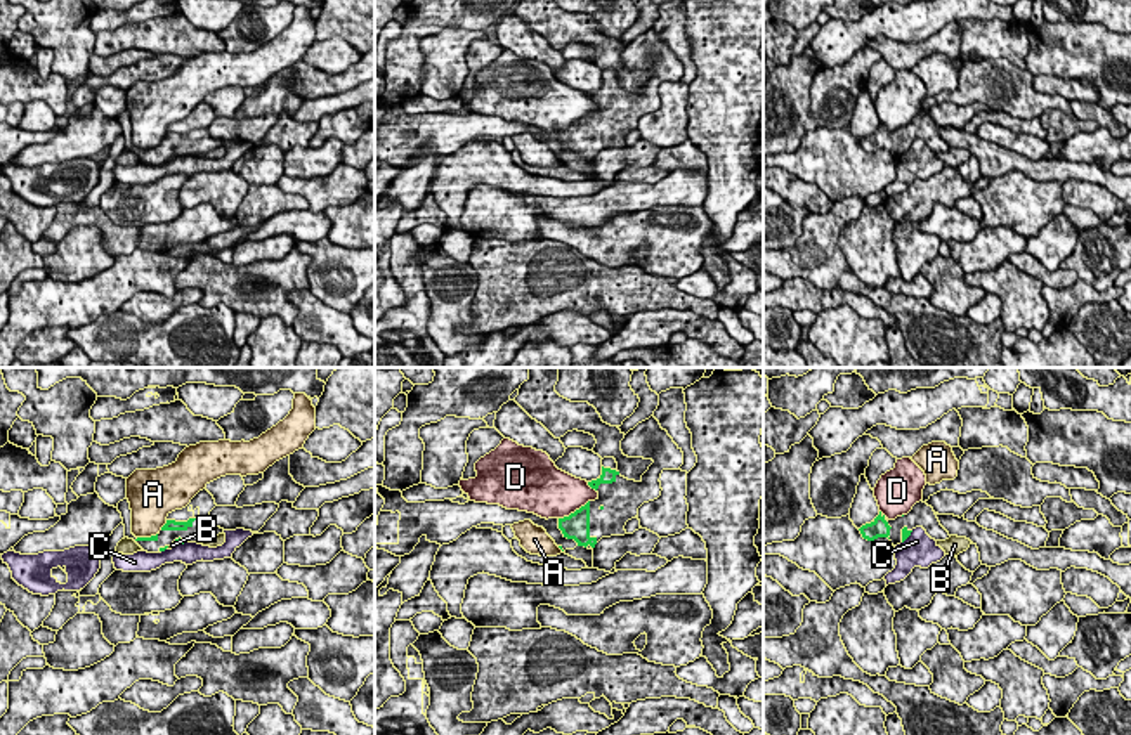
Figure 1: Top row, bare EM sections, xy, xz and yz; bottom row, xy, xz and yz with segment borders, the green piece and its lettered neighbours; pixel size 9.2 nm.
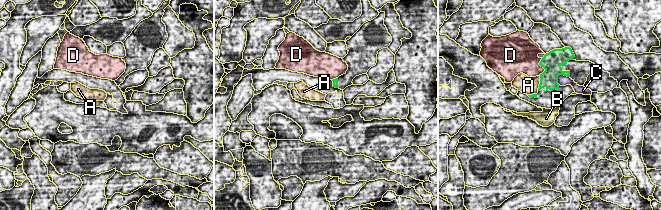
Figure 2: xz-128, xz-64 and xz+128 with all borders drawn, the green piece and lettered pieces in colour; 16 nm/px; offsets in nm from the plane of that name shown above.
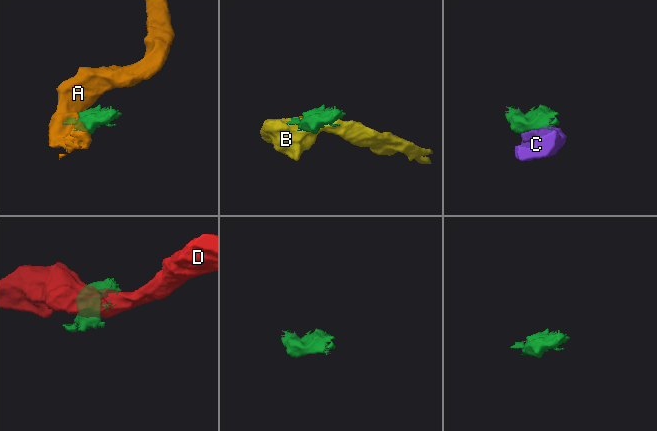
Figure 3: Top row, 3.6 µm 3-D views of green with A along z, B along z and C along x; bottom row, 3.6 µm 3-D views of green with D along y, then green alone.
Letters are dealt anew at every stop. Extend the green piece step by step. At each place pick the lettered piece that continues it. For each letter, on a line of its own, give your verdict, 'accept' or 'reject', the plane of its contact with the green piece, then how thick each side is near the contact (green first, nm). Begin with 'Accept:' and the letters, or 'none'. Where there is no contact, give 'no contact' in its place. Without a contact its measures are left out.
Accept: none
A: reject | xy | 100/380 nm
B: reject | no contact
C: reject | yz | 70/320 nm
D: reject | xz | 240/440 nm

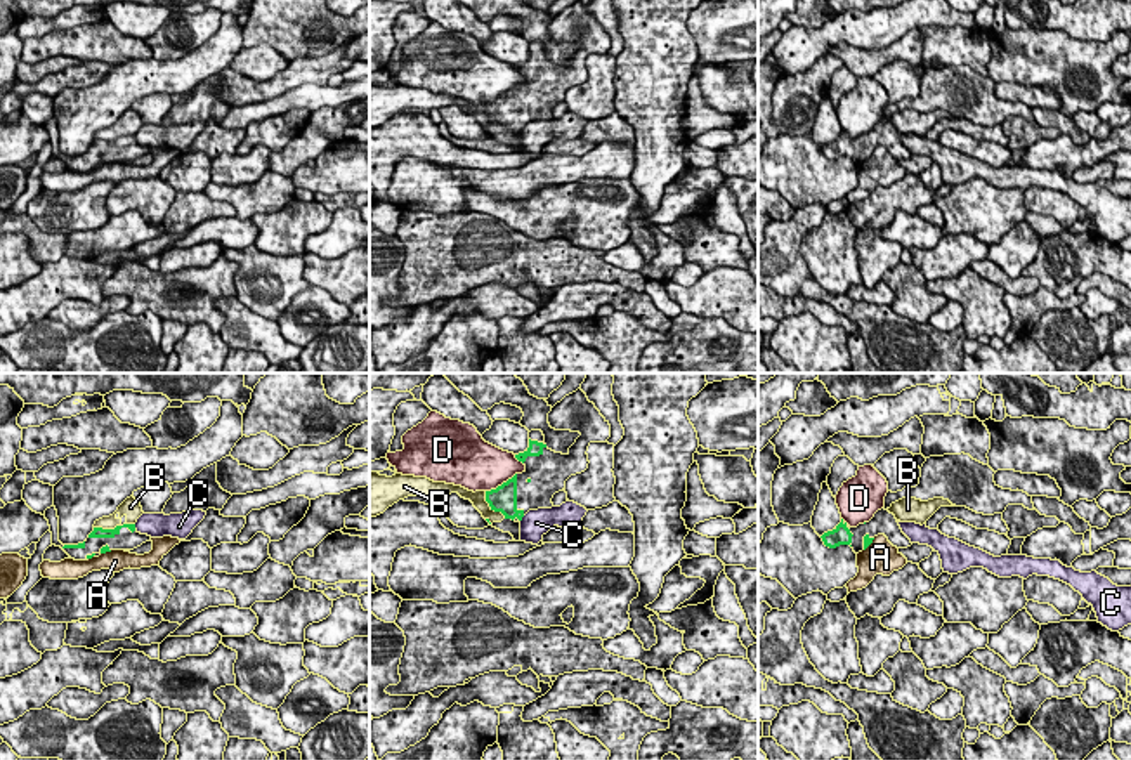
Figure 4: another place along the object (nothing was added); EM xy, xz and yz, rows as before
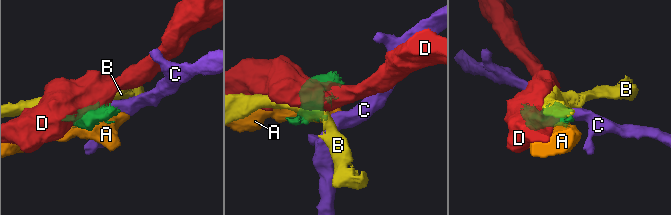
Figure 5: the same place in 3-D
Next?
Accept: none
A: reject | yz | 70/320 nm
B: reject | xz | 240/140 nm
C: reject | xz | 240/260 nm
D: reject | xz | 240/440 nm

